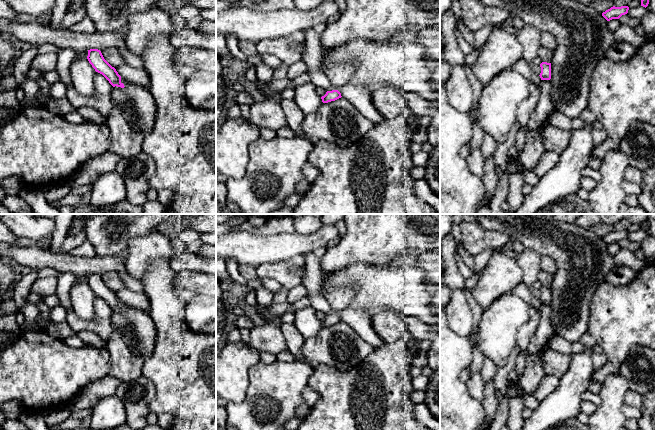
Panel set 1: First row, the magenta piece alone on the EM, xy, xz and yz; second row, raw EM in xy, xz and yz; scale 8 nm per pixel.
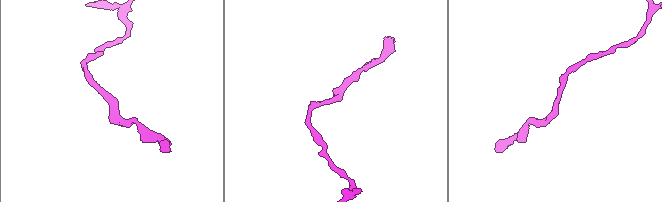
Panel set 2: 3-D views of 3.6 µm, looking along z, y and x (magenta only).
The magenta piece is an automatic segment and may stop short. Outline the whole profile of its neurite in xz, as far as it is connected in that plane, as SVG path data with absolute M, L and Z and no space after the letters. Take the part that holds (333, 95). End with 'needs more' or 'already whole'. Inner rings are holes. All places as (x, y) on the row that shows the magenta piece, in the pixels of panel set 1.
M338 90L327 91L324 96L321 97L323 103L328 103L341 98L341 93Z | already whole

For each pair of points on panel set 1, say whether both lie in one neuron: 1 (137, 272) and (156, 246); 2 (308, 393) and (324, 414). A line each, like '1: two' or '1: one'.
1: one
2: two

